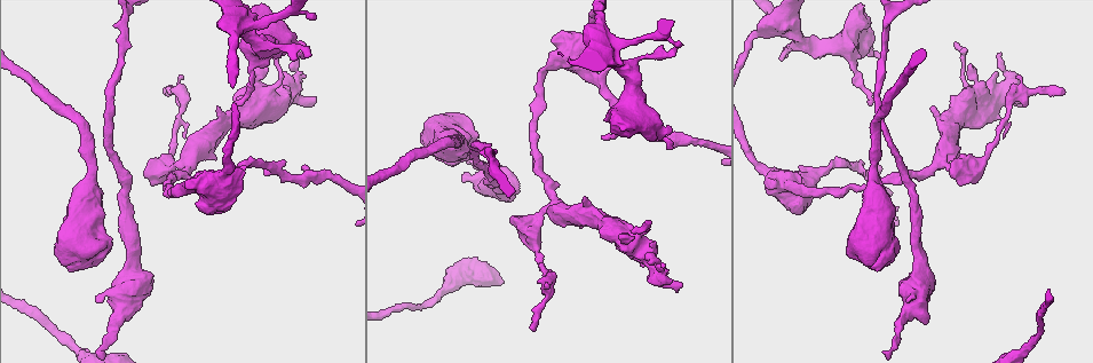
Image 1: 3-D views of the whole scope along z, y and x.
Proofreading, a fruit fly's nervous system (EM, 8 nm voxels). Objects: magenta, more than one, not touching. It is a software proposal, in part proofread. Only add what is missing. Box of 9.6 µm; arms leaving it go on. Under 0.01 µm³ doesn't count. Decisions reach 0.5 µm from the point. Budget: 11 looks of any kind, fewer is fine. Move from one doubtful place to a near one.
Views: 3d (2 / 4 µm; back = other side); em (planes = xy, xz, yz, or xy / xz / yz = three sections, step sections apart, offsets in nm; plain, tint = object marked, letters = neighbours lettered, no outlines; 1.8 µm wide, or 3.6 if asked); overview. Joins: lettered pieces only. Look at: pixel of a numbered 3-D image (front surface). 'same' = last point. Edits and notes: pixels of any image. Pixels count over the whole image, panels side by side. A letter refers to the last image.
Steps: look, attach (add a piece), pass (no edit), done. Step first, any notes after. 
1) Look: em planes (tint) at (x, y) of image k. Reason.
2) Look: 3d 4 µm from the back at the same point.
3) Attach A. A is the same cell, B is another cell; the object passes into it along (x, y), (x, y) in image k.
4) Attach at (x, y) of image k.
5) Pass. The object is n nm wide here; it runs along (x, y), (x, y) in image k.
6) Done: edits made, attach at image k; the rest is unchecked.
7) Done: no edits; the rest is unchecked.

Look: em planes (letters) at (533, 330) of image 1. Free end.

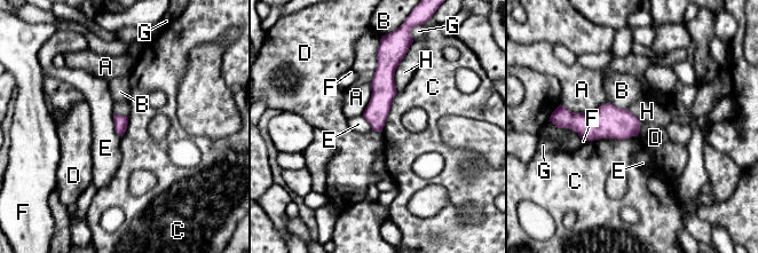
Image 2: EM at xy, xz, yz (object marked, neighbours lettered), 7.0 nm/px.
Pass. The object is 100 nm wide here; A, B, C, D, E, F, G and H are other cells; a border runs along (641, 124), (638, 134) in image 2; no lettered piece goes on from it.

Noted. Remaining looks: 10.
Look: em planes (letters) at (648, 264) of image 1. Free end.

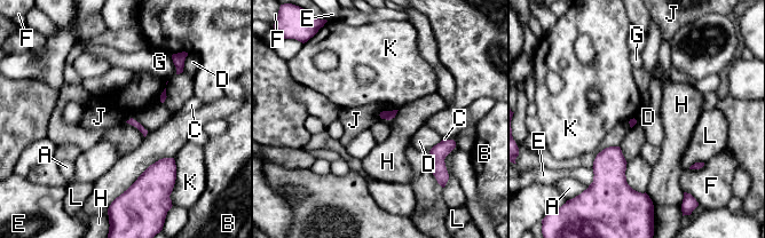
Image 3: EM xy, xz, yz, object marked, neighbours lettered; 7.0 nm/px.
Pass. The longest contact is with J, 260 nm; A, B, C, D, E, F, G, H, J, K and L are other cells; a border runs along (443, 139), (428, 151) in image 3; no lettered piece goes on from it.

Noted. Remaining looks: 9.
Look: 3d 4 µm at (477, 138) of image 1. Stops while still wide.

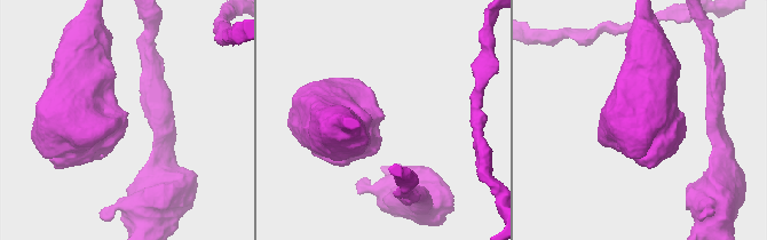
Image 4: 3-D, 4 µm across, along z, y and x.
Look: em planes (plain) at (382, 119) of image 4.

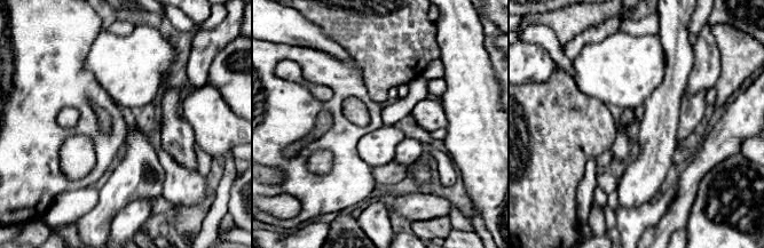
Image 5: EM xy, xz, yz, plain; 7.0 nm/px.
Look: em planes (letters) at the same point.

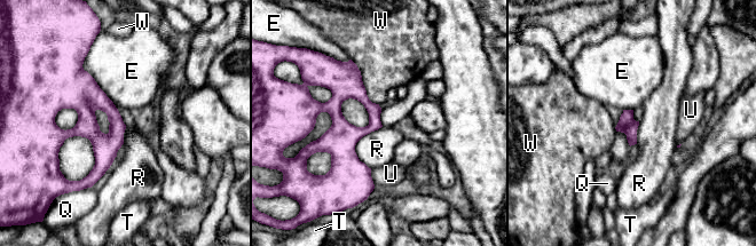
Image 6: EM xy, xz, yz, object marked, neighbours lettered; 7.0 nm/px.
Pass. E, Q, R, T, U and W are other cells; a border runs along (382, 126), (355, 145), (369, 168) in image 6; no lettered piece goes on from it.

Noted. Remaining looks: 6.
Look: em xz step 4 (tint) at (667, 126) of image 1. Branch stops here.

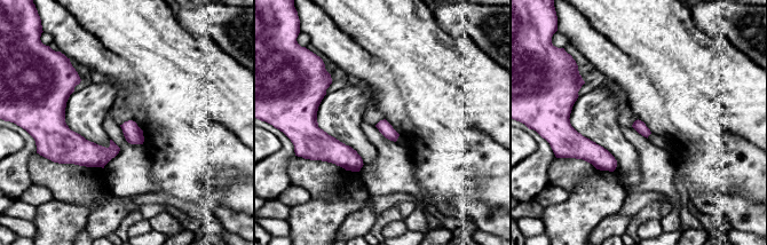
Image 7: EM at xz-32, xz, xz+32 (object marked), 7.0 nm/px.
Look: em planes (letters) at the same point. Cut it another way.

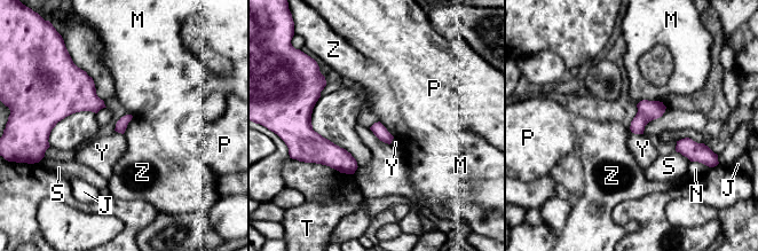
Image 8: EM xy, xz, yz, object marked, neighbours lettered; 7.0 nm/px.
Pass. J, M, N, P, S, T, Y and Z are other cells; a border runs along (133, 117), (123, 133) in image 8; no lettered piece goes on from it.

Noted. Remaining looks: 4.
Done: no edits; the rest is unchecked.

